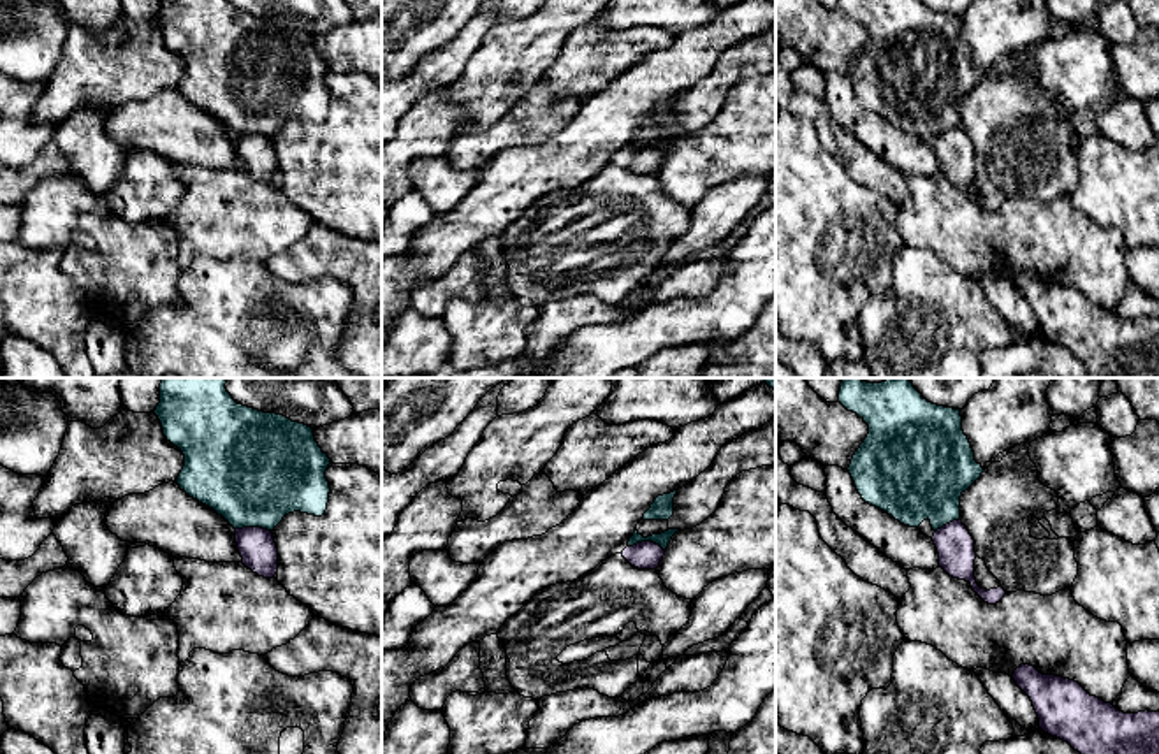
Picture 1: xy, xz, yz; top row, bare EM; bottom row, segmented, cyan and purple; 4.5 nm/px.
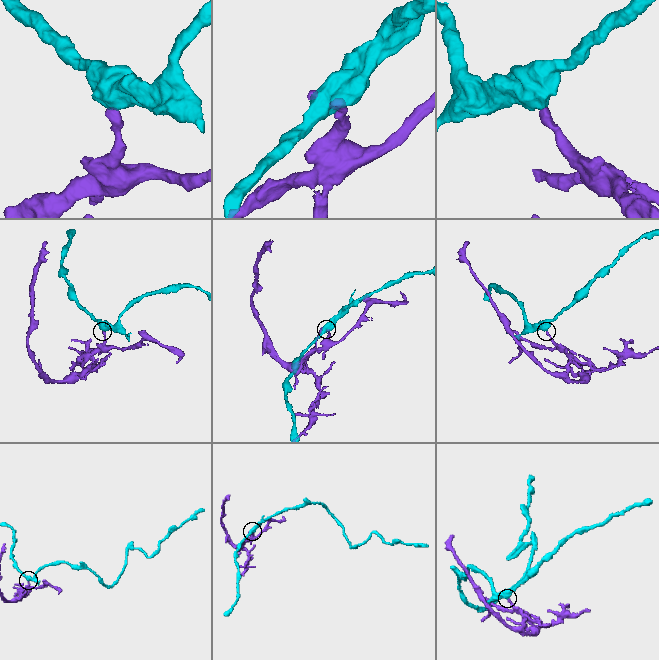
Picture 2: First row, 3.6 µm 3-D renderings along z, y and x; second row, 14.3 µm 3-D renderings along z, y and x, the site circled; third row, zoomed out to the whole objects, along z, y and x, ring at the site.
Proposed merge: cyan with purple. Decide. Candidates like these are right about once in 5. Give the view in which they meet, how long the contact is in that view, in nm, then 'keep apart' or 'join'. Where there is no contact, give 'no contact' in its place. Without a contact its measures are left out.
xz | 170 nm | keep apart

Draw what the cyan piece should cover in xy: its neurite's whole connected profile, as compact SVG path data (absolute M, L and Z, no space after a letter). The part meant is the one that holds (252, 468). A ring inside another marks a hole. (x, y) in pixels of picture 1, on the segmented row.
M162 378L155 415L167 441L185 455L185 466L176 480L179 489L213 508L234 529L262 527L273 531L285 515L294 511L322 517L331 492L325 478L331 459L315 441L313 429L283 415L237 404L225 383L227 378Z

